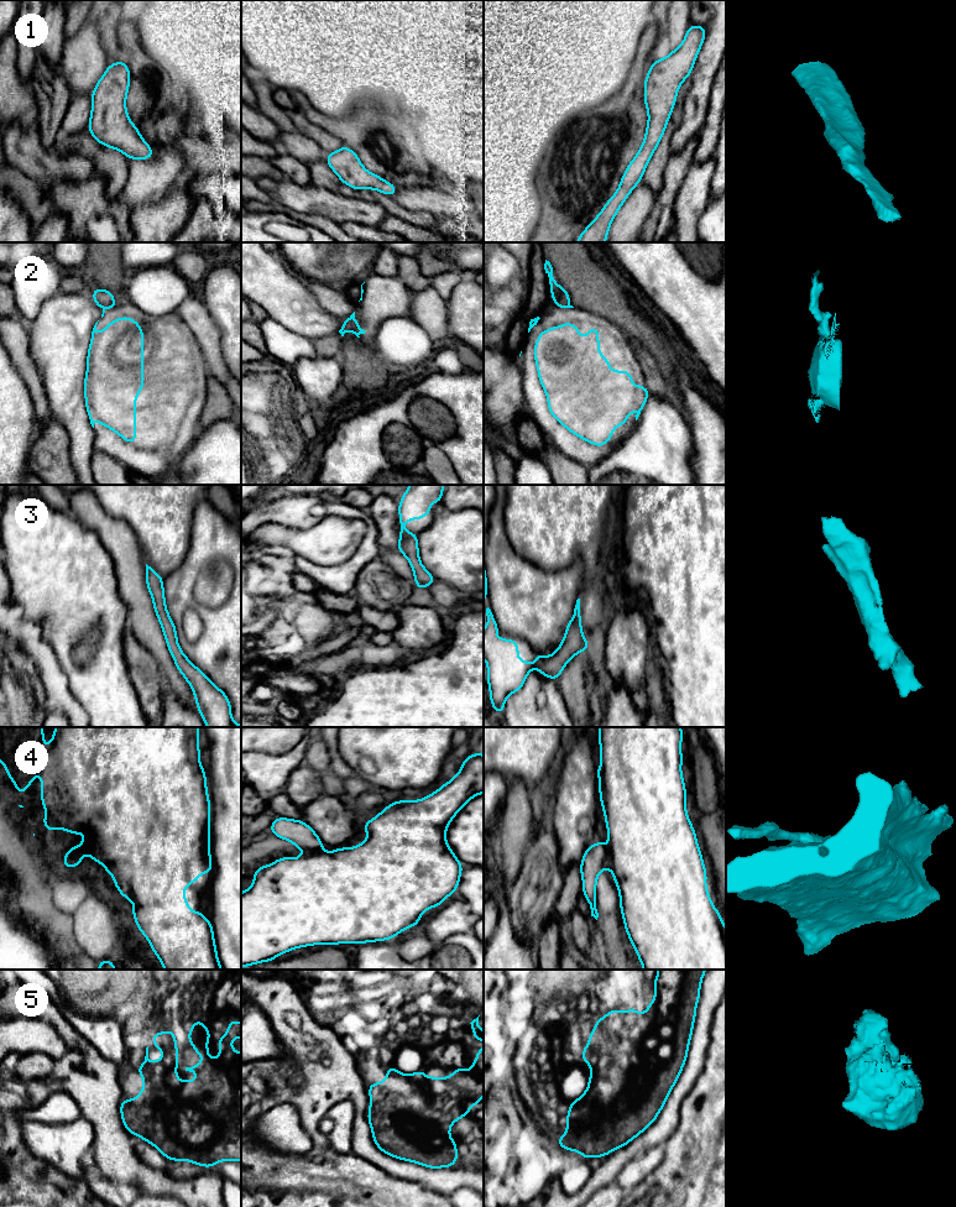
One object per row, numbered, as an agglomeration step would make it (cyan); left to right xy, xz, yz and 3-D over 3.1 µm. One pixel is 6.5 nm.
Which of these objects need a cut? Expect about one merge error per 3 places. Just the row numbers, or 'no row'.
2, 4

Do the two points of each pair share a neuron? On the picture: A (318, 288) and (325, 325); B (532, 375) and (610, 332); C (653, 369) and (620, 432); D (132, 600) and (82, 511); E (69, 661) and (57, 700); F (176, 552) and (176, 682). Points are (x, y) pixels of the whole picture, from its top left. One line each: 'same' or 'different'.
A: different
B: same
C: different
D: same
E: different
F: different

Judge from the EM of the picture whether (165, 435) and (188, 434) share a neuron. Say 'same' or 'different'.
same

